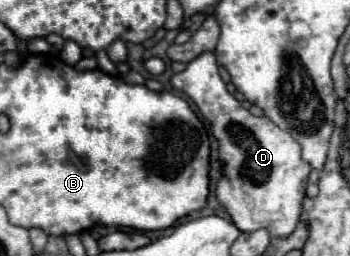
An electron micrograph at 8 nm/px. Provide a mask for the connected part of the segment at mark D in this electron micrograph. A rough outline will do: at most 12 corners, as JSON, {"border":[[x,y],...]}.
{"border":[[214,52],[170,78],[220,140],[216,198],[242,232],[294,232],[310,164],[252,116]]}

